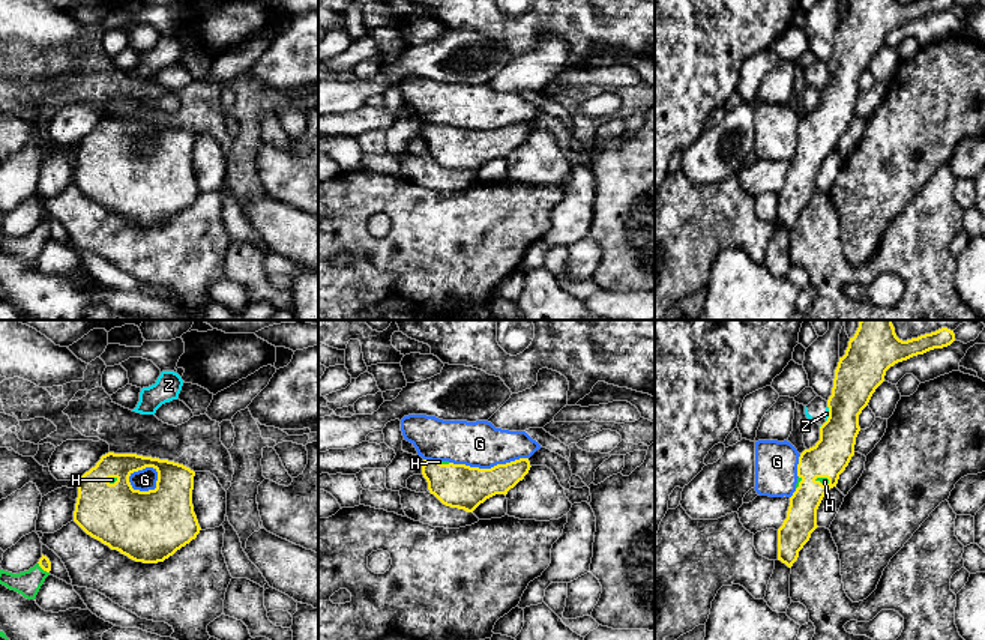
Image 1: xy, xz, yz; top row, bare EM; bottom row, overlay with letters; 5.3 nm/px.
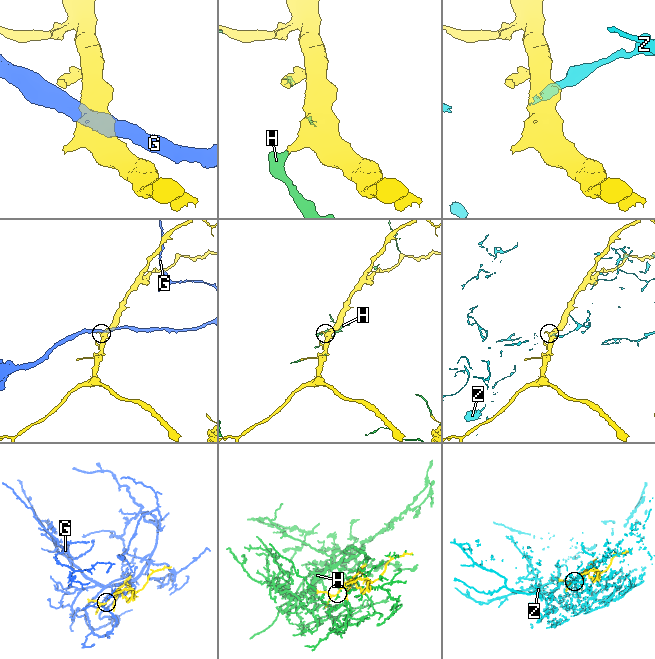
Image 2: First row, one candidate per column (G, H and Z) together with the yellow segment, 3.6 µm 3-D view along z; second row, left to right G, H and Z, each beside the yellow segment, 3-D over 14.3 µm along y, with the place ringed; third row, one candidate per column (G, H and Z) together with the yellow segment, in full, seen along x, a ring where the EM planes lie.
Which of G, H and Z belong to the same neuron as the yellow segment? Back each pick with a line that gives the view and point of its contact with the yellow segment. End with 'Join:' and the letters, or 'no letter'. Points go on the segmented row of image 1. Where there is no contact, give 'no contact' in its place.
H: xy (42, 568)
Join: H

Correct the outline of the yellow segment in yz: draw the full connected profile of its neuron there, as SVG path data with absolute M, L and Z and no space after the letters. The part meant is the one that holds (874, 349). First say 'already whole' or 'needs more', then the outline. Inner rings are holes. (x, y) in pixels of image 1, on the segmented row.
needs more | M892 320L859 322L835 370L827 400L829 418L820 427L820 440L799 457L796 491L790 497L787 518L778 529L778 560L791 568L818 527L817 509L854 455L860 431L859 415L884 382L886 371L898 362L947 347L953 341L955 334L947 328L902 341L896 337Z

